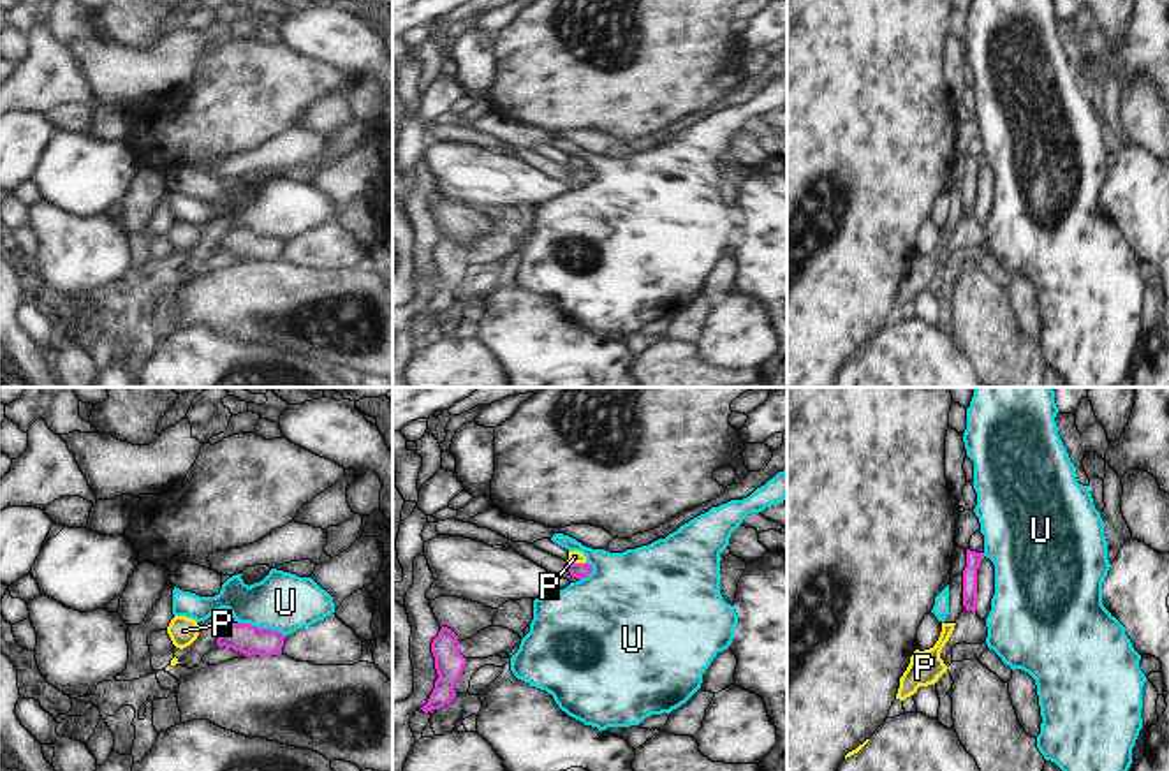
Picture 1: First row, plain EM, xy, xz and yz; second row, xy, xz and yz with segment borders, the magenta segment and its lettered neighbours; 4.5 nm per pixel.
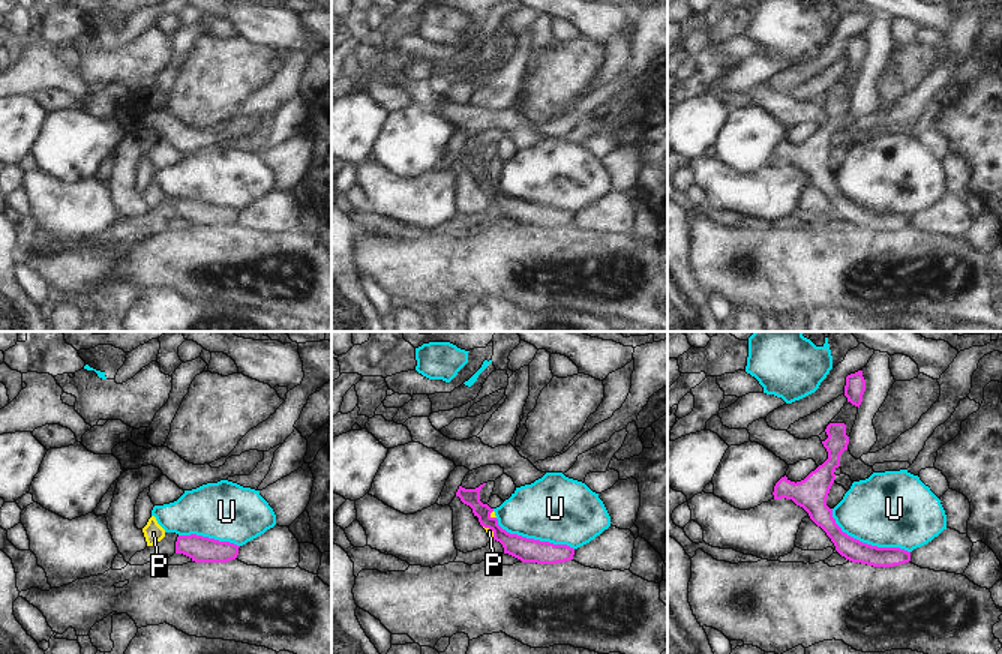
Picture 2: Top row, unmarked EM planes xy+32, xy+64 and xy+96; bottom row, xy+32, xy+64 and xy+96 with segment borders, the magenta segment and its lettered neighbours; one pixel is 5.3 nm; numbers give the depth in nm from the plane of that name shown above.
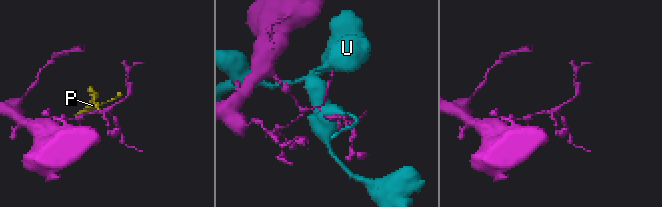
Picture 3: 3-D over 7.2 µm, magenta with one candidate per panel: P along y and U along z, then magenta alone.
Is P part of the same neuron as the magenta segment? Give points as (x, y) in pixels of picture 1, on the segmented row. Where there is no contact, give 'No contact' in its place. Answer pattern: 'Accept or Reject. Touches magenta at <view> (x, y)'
Reject. Touches magenta at xz (578, 564)

